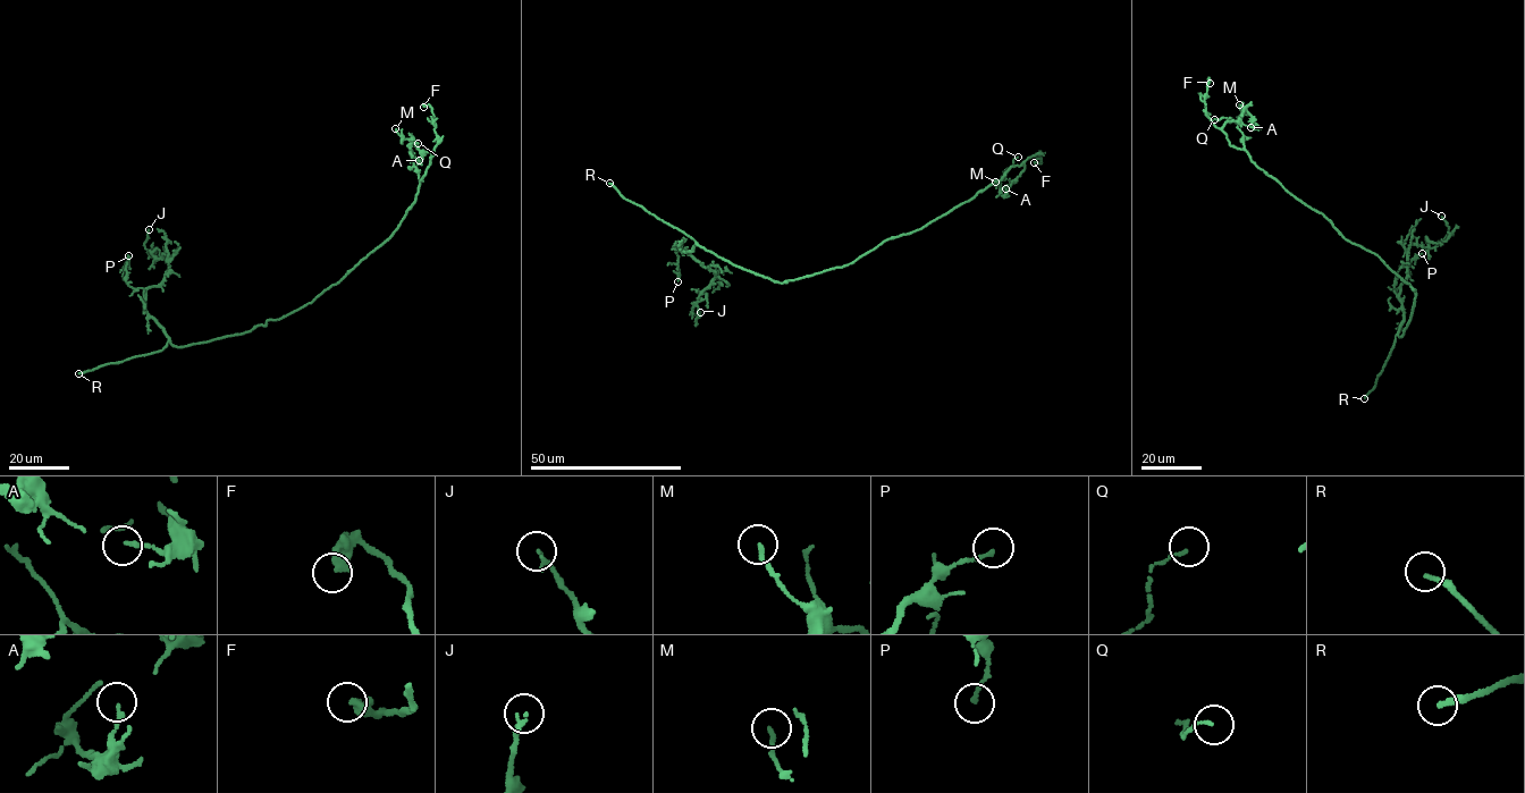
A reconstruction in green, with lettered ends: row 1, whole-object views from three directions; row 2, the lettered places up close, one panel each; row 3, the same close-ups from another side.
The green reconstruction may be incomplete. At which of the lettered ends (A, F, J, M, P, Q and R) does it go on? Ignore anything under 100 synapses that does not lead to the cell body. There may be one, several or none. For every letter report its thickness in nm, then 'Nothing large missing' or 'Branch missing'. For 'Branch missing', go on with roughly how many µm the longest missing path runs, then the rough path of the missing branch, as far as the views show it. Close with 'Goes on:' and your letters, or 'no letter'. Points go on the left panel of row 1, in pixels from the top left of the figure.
A: Thickness 160 nm. Nothing large missing
F: Thickness 440 nm. Nothing large missing
J: Thickness 190 nm. Nothing large missing
M: Thickness 150 nm. Nothing large missing
P: Thickness 150 nm. Nothing large missing
Q: Thickness 100 nm. Nothing large missing
R: Thickness 200 nm. Branch missing. Missing length about 35 µm. Course of what is missing: (78, 373), (64, 380), (48, 380), (41, 389), (31, 391), (3, 385)
Goes on: R

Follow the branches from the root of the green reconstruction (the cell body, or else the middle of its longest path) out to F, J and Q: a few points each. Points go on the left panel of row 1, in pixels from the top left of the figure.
F: (296, 310), (339, 283), (388, 241), (413, 204), (438, 140), (431, 108), (427, 103), (423, 107)
J: (296, 310), (174, 346), (145, 309), (145, 290), (168, 269), (165, 254), (156, 261), (145, 247), (149, 229)
Q: (296, 310), (339, 283), (397, 228), (415, 200), (420, 184), (410, 149), (412, 143), (418, 143)

